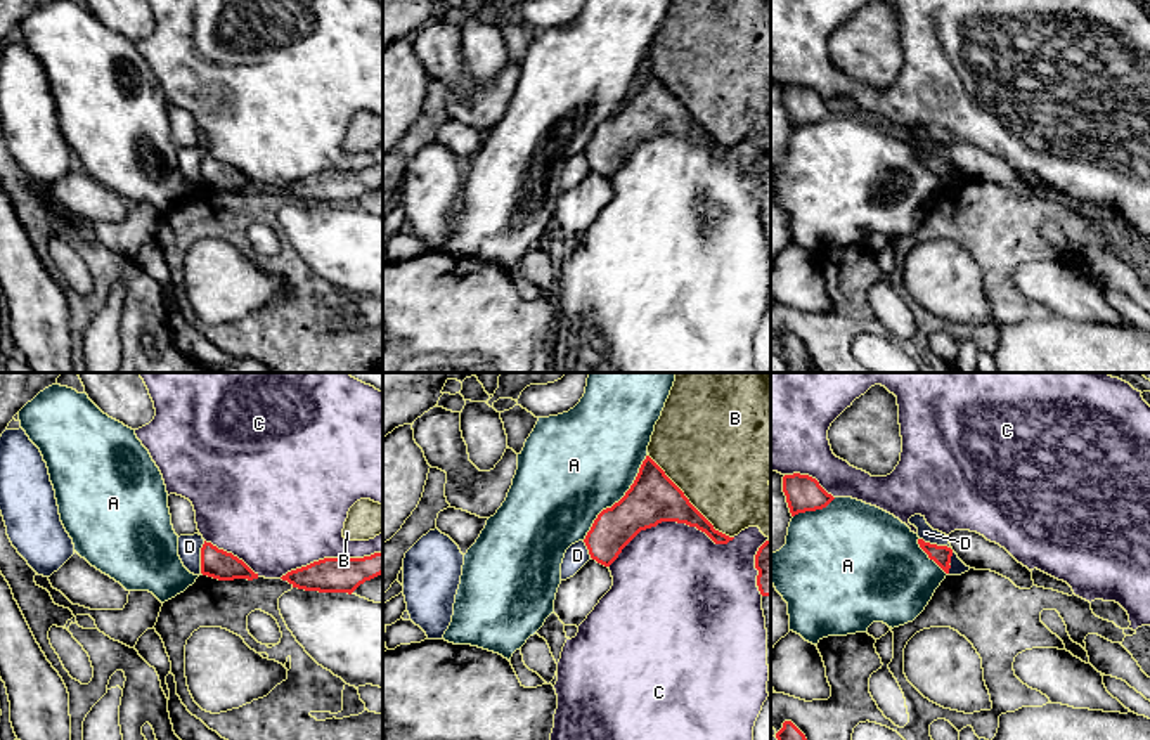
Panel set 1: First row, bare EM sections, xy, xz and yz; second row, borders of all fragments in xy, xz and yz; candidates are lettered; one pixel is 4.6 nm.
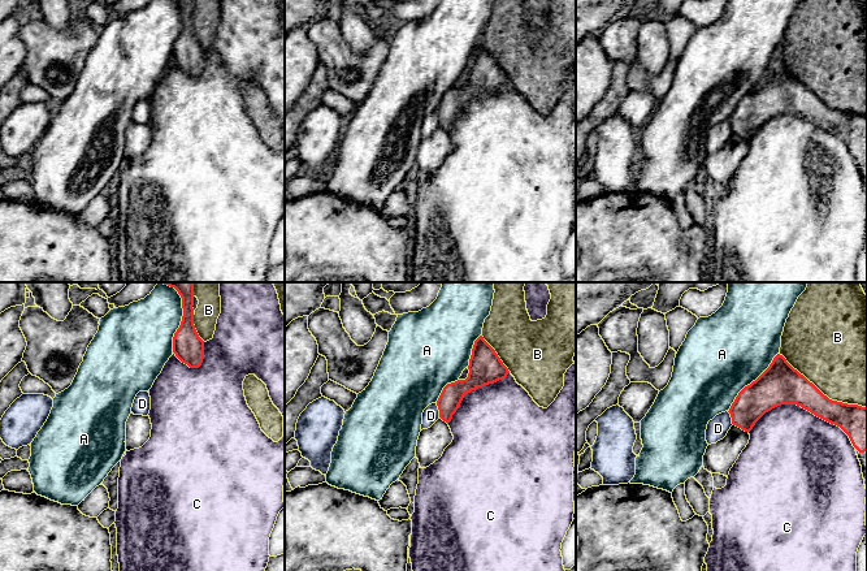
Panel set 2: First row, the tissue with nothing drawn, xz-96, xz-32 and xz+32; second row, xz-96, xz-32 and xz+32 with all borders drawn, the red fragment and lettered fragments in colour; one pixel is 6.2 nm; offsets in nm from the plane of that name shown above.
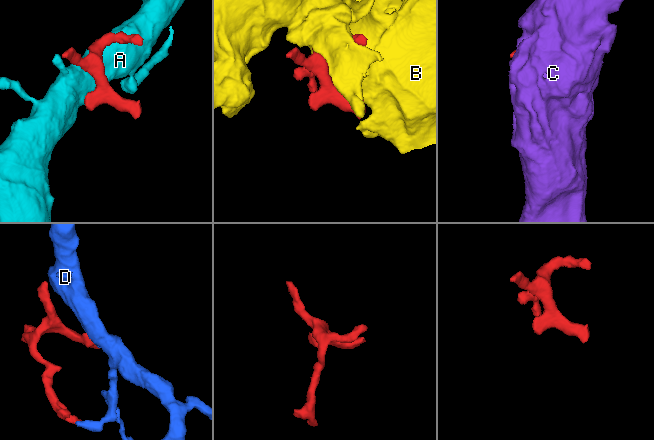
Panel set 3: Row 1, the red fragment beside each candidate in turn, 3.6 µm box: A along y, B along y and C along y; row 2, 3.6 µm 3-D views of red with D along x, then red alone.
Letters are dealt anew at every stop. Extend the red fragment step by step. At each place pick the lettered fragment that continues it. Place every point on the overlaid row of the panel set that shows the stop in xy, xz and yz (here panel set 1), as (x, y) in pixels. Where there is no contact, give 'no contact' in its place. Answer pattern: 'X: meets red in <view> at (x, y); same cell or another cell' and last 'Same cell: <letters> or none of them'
A: meets red in xz at (620, 499); another cell
B: meets red in xz at (688, 501); another cell
C: meets red in xz at (669, 520); another cell
D: meets red in yz at (946, 546); another cell
Same cell: none of them

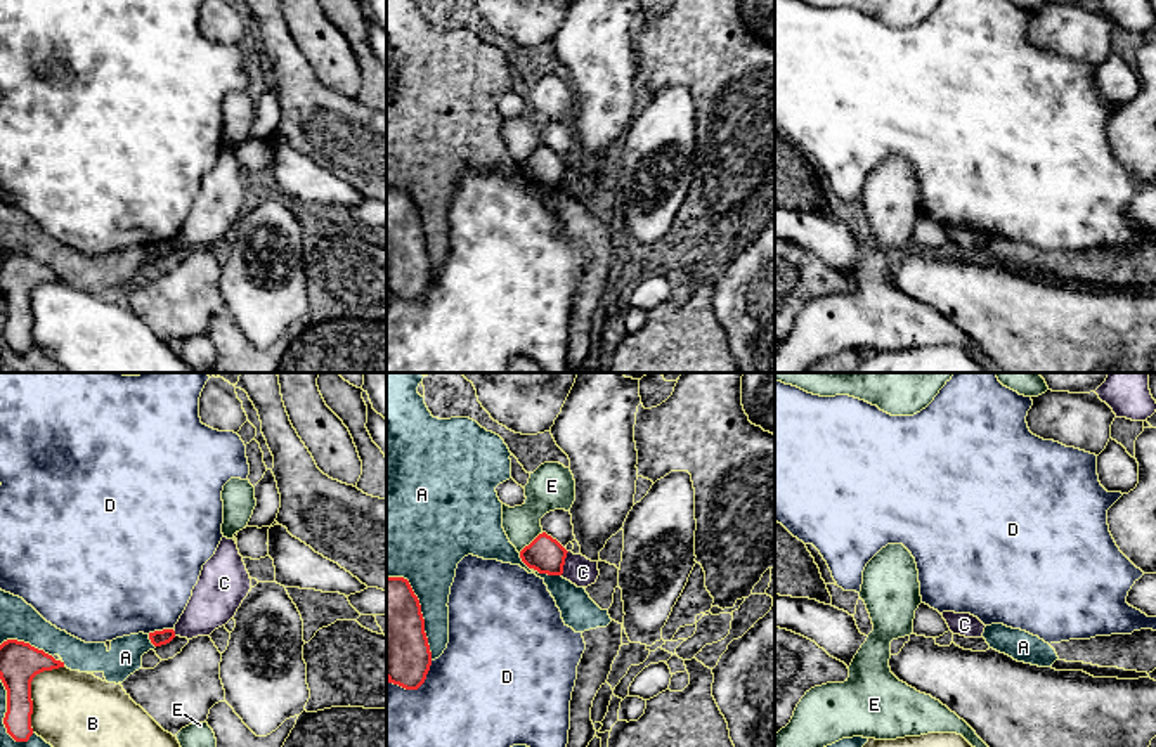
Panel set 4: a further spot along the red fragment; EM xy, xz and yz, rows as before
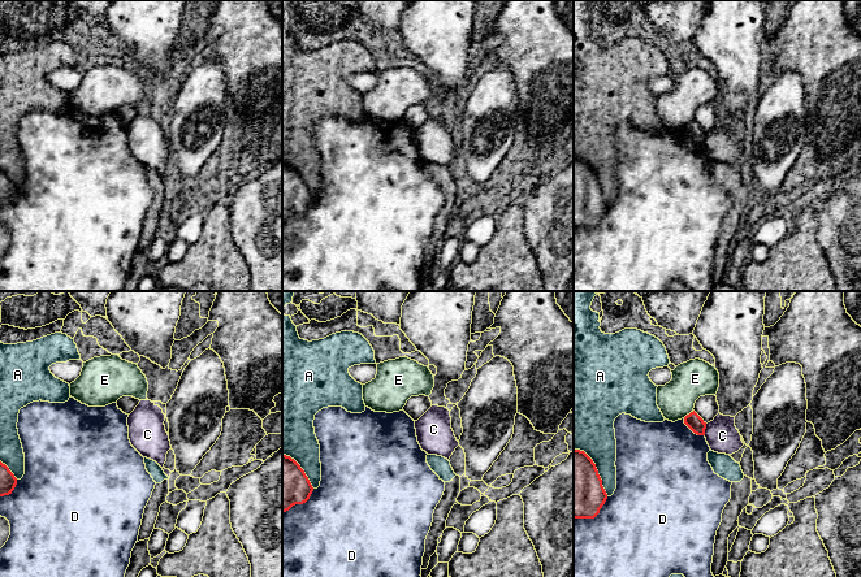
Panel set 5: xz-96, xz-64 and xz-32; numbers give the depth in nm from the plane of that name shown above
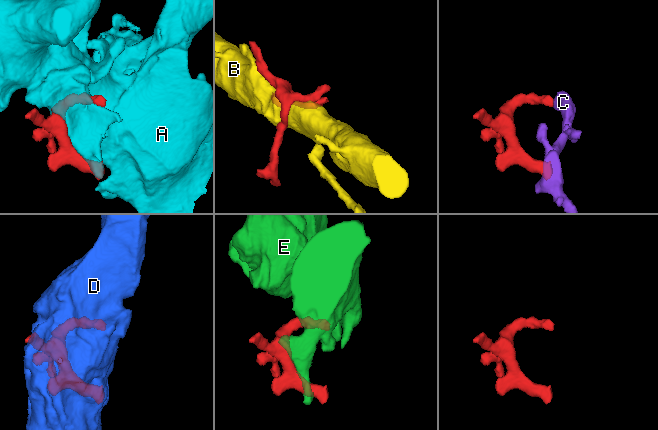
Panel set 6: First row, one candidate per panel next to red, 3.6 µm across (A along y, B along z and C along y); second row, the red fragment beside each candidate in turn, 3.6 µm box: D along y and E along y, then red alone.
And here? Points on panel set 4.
A: meets red in xz at (420, 610); another cell
B: meets red in xy at (30, 690); another cell
C: meets red in xz at (564, 564); another cell
D: meets red in xy at (160, 631); another cell
E: meets red in xz at (532, 541); another cell
Same cell: none of them

